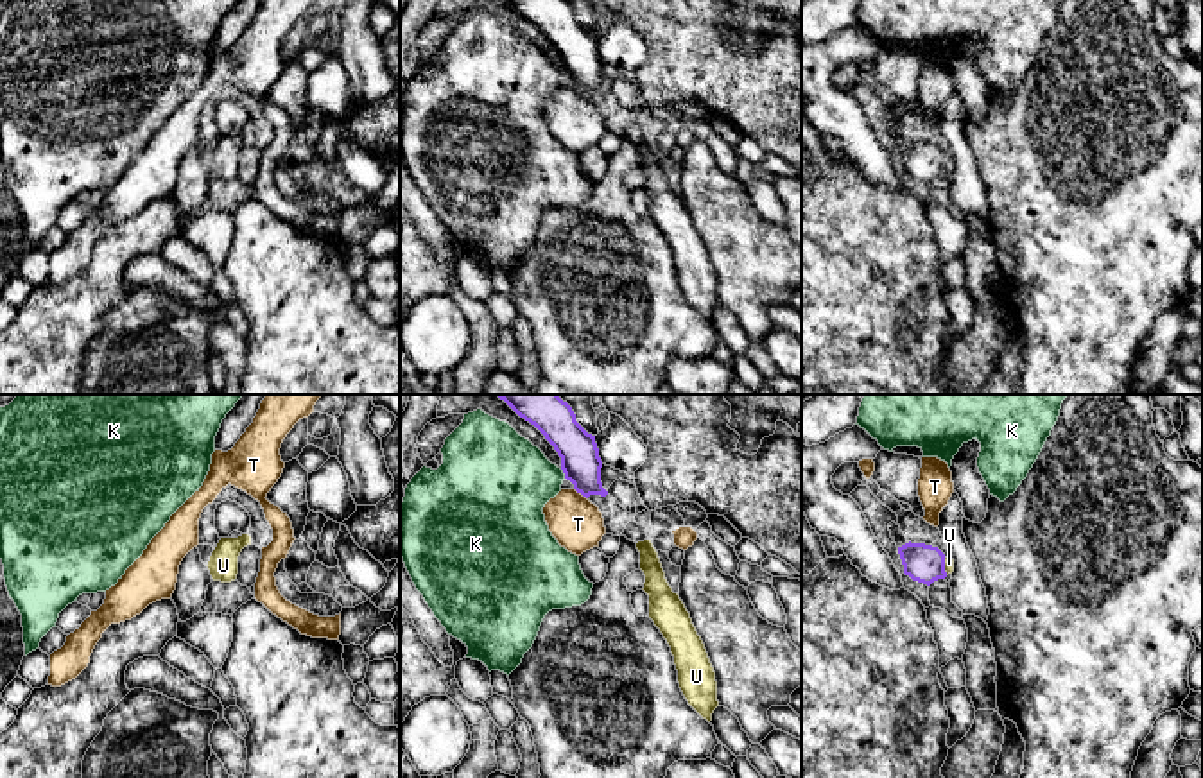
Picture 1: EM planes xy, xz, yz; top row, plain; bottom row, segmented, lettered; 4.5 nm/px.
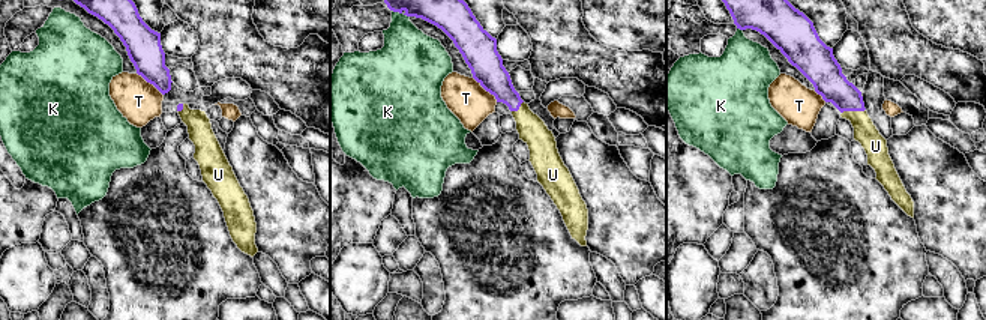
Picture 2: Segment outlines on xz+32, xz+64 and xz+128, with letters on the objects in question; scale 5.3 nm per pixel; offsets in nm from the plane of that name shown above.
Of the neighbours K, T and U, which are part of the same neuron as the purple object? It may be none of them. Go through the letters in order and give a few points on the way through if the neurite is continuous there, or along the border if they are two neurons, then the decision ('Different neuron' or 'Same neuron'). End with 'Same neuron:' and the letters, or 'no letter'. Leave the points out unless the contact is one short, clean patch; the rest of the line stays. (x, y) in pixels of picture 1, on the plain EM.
K: Different neuron
T: Boundary: xz (574, 86), (587, 97). Different neuron
U: Same neuron
Same neuron: U

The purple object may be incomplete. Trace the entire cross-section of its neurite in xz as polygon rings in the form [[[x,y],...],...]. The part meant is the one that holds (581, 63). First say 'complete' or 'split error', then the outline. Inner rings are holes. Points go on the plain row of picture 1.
complete; [[[506,0],[520,16],[534,23],[561,56],[565,77],[583,95],[608,90],[601,81],[602,59],[595,34],[588,32],[577,20],[567,0]]]

